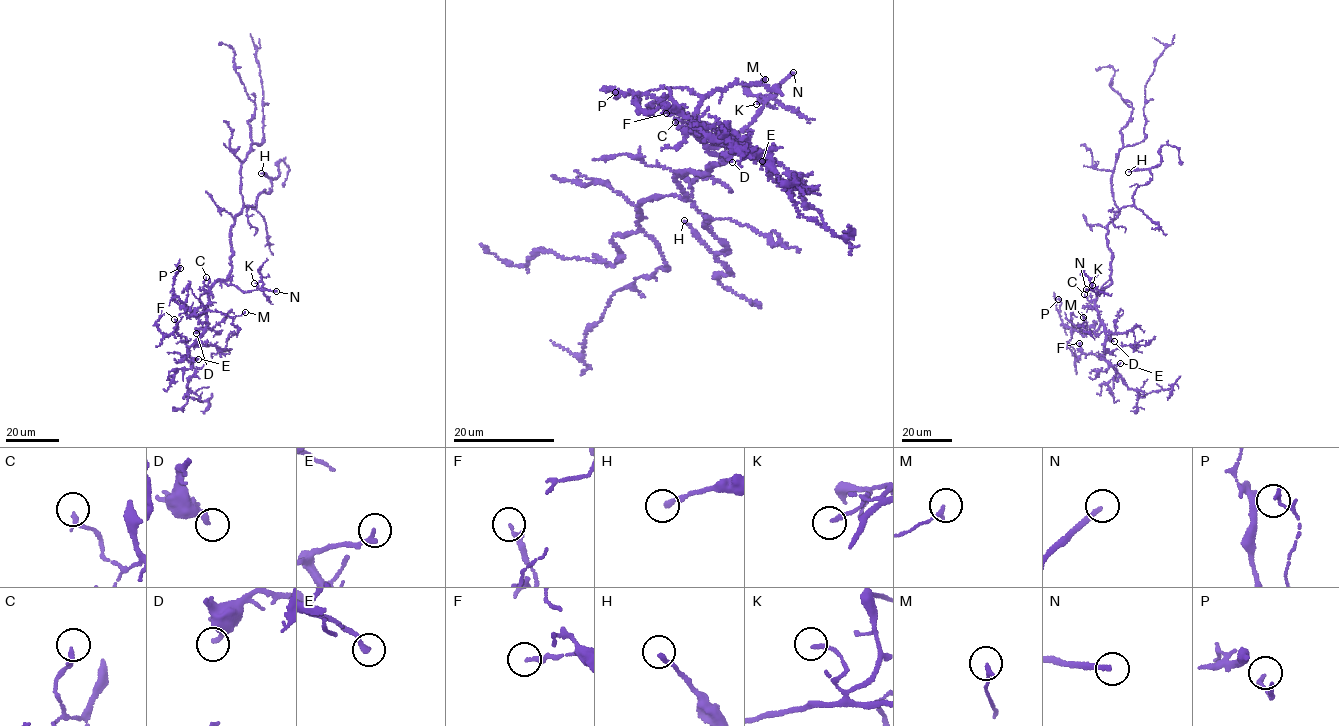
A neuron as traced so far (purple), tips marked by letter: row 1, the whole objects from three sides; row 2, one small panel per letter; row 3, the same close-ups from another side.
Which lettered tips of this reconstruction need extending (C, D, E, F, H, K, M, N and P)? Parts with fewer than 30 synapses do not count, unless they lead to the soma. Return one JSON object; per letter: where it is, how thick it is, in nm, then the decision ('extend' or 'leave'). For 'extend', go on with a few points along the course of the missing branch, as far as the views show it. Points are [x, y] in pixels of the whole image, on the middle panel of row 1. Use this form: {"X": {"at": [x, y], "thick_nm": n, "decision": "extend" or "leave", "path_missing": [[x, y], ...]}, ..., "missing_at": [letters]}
{"C": {"at": [675, 122], "thick_nm": 180, "decision": "leave"}, "D": {"at": [732, 162], "thick_nm": 240, "decision": "leave"}, "E": {"at": [762, 161], "thick_nm": 200, "decision": "extend", "path_missing": [[762, 161], [795, 177], [809, 203], [854, 226], [854, 235]]}, "F": {"at": [666, 113], "thick_nm": 200, "decision": "leave"}, "H": {"at": [684, 220], "thick_nm": 190, "decision": "leave"}, "K": {"at": [756, 104], "thick_nm": 160, "decision": "leave"}, "M": {"at": [765, 79], "thick_nm": 170, "decision": "leave"}, "N": {"at": [793, 72], "thick_nm": 220, "decision": "extend"}, "P": {"at": [615, 92], "thick_nm": 170, "decision": "leave"}, "missing_at": ["E", "N"]}

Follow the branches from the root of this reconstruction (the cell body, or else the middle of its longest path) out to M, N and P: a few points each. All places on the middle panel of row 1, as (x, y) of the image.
M: (683, 172), (702, 174), (724, 161), (699, 137), (716, 140), (693, 120), (700, 100), (765, 79)
N: (683, 172), (690, 169), (702, 174), (724, 161), (721, 156), (710, 154), (708, 148), (727, 143), (793, 72)
P: (683, 172), (702, 174), (724, 161), (699, 137), (713, 135), (651, 95), (618, 92), (616, 98), (615, 92)

